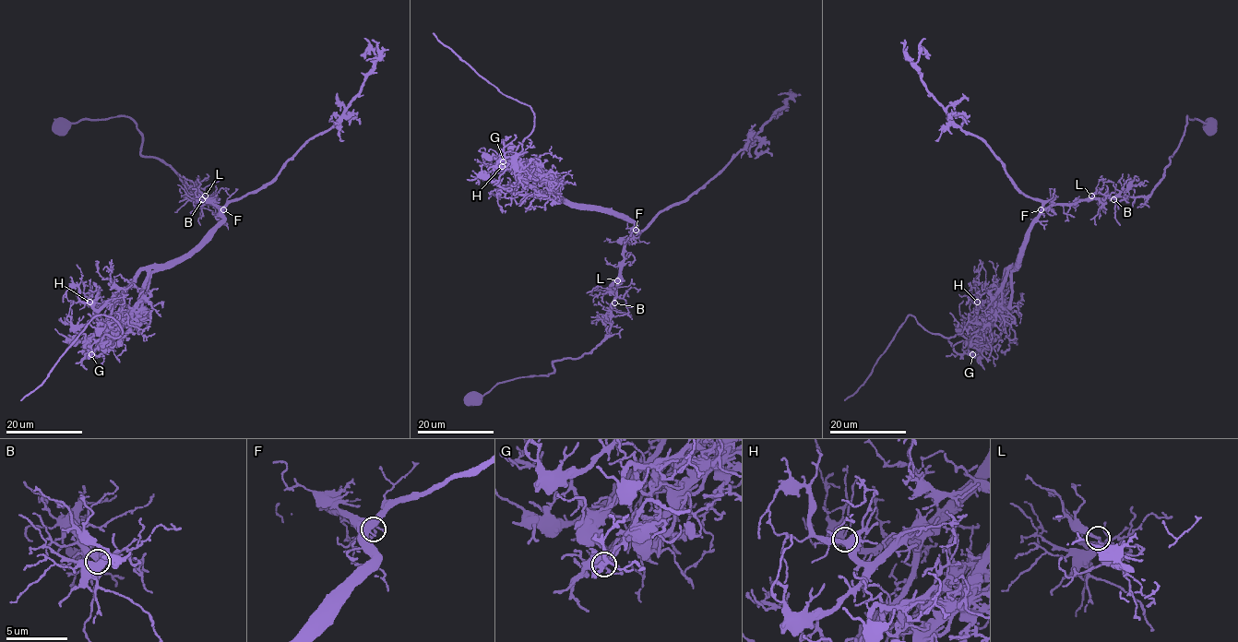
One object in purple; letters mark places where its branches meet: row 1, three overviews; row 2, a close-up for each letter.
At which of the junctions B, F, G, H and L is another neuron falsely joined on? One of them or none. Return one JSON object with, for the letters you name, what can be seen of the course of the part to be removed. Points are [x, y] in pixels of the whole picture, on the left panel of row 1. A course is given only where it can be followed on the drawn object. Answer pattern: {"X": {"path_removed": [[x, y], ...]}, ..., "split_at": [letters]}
{"G": {"path_removed": [[91, 354], [105, 335], [117, 338], [123, 333], [113, 318], [103, 315], [94, 316], [44, 380], [20, 400]]}, "split_at": ["G"]}

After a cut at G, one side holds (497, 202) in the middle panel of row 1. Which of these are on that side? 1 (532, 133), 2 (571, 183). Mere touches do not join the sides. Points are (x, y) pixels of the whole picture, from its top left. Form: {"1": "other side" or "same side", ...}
{"1": "other side", "2": "other side"}

